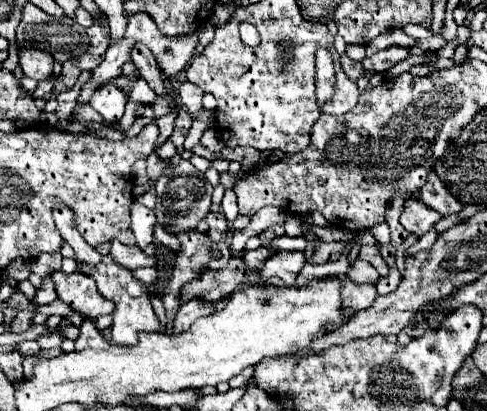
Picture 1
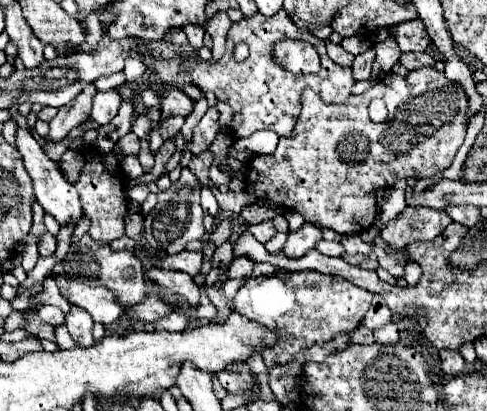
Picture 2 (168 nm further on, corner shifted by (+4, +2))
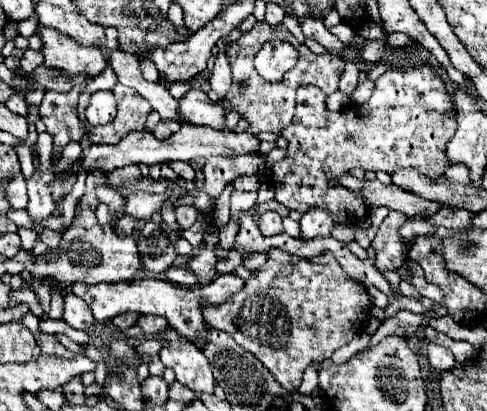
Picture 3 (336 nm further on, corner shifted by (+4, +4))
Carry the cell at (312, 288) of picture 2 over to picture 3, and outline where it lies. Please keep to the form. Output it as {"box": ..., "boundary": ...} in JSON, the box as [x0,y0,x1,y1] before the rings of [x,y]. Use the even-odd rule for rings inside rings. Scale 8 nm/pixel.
{"box":[202,248,372,390],"boundary":[[[272,248],[268,252],[266,264],[260,266],[250,276],[250,280],[246,280],[244,288],[238,294],[232,294],[226,302],[216,306],[214,304],[202,306],[202,314],[210,326],[218,330],[226,330],[236,340],[236,344],[252,352],[272,372],[272,376],[282,384],[282,388],[298,390],[302,382],[302,372],[308,368],[308,364],[322,362],[330,358],[334,350],[348,344],[354,338],[354,334],[362,328],[364,320],[368,320],[370,306],[372,302],[368,298],[366,286],[352,280],[340,268],[340,264],[334,260],[332,254],[326,252],[306,260],[300,256],[292,256],[284,250]],[[282,294],[290,294],[290,302],[284,306],[282,306]]]}

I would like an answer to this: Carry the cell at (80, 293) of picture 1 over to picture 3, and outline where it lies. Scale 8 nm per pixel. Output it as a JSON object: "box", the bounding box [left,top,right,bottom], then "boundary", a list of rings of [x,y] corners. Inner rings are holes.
{"box":[70,272,244,348],"boundary":[[[230,272],[230,274],[222,274],[218,276],[214,282],[206,284],[204,288],[180,288],[180,286],[172,286],[170,282],[166,280],[160,280],[160,278],[144,278],[144,280],[134,280],[134,282],[120,282],[120,284],[94,284],[94,286],[86,286],[82,282],[76,282],[70,286],[70,292],[74,292],[76,296],[80,296],[90,308],[92,308],[92,314],[98,322],[106,322],[106,320],[112,320],[114,316],[118,314],[124,314],[124,312],[142,312],[142,314],[158,314],[158,316],[164,316],[170,326],[196,342],[198,348],[202,348],[206,344],[206,336],[202,334],[204,330],[204,318],[202,318],[202,312],[200,312],[200,302],[206,300],[210,304],[220,304],[224,302],[230,294],[242,290],[244,286],[244,280]]]}

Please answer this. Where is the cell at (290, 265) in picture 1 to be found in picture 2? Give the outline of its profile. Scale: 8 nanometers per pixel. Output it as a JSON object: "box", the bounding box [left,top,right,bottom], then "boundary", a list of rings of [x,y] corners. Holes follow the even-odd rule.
{"box":[284,224,322,258],"boundary":[[[304,224],[300,230],[290,232],[288,234],[288,242],[284,246],[286,256],[290,258],[300,258],[304,256],[308,250],[316,248],[316,244],[322,240],[322,230],[318,230],[318,226],[312,224]]]}

